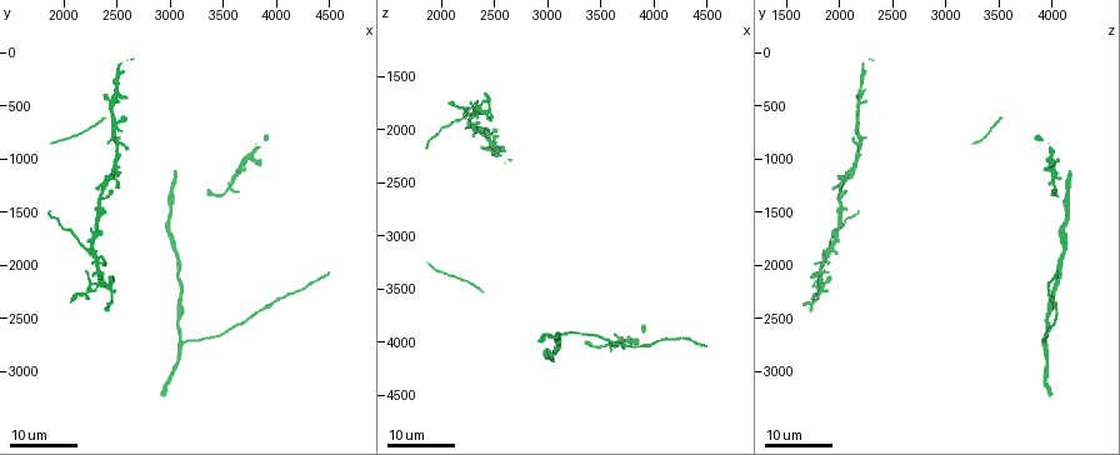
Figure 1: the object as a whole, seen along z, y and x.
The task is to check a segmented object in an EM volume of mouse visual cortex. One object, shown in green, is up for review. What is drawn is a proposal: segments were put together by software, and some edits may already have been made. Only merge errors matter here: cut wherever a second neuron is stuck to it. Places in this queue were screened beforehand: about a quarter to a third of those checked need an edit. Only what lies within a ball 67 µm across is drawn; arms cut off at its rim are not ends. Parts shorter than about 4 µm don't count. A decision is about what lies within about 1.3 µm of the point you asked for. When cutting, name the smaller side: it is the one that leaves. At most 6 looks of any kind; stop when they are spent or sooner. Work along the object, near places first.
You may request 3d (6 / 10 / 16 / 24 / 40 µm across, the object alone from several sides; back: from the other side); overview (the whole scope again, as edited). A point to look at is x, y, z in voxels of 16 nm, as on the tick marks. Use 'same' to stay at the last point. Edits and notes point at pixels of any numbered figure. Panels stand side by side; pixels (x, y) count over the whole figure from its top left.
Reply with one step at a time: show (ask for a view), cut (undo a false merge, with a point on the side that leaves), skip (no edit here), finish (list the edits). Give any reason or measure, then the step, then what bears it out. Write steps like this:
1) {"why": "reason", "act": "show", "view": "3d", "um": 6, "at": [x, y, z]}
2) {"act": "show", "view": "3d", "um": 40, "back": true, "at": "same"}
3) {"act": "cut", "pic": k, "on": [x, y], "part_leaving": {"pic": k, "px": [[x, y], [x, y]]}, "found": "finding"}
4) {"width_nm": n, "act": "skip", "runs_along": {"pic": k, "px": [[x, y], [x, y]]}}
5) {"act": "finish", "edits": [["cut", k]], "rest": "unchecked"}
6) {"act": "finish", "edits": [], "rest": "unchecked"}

{"why": "looks like a crossing", "act": "show", "view": "3d", "um": 16, "at": [2480, 800, 2180]}

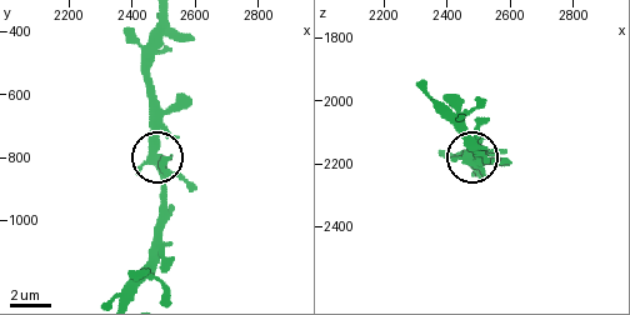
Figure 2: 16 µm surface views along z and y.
{"act": "show", "view": "3d", "um": 6, "at": [2480, 790, 2180]}

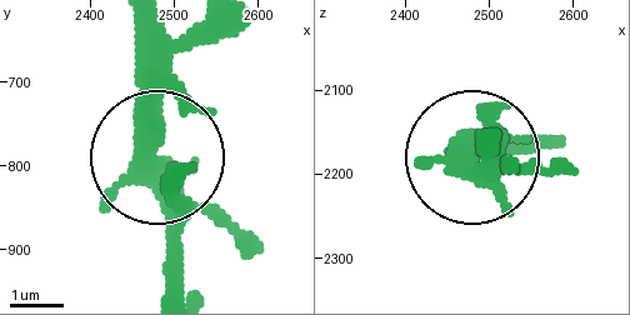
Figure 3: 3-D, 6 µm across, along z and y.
{"arms": 4, "act": "skip", "found": "continuous, no second neuron"}

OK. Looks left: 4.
{"why": "side arm on a straight run", "act": "show", "view": "3d", "um": 24, "at": [2240, 1880, 1900]}

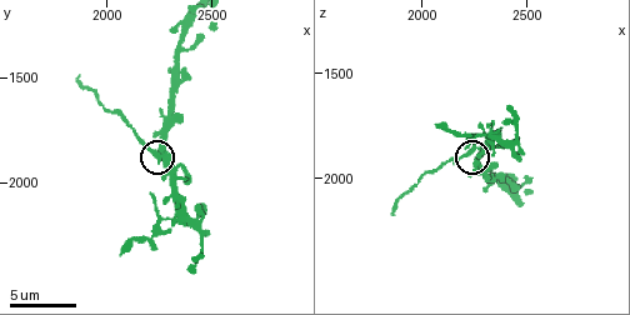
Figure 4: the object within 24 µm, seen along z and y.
{"why": "zoom in", "act": "show", "view": "3d", "um": 6, "at": [2220, 1870, 1870]}

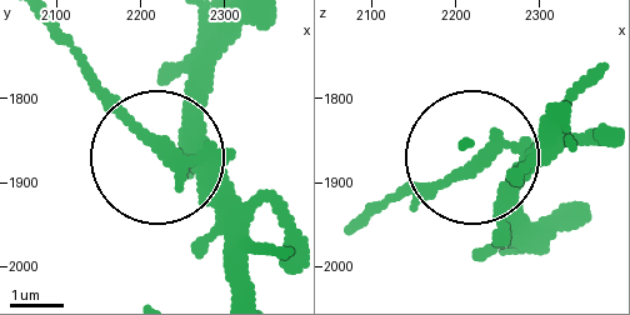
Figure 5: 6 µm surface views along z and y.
{"why": "other side", "act": "show", "view": "3d", "um": 6, "back": true, "at": [2230, 1865, 1870]}

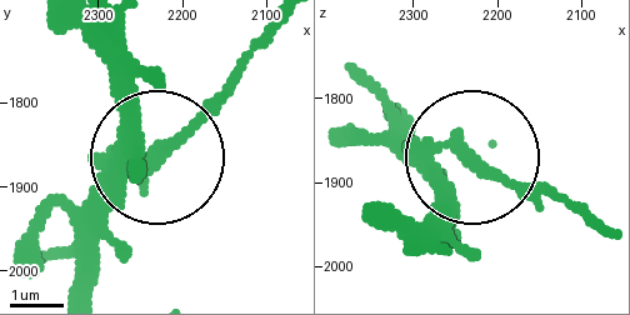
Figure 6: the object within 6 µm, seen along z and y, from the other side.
{"act": "cut", "pic": 6, "on": [184, 141], "part_leaving": {"pic": 6, "px": [[118, 165], [154, 151], [275, 30]]}, "found": "two neurons meet here"}

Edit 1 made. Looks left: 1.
{"act": "finish", "edits": [["cut", 6]], "rest": "unchecked"}

